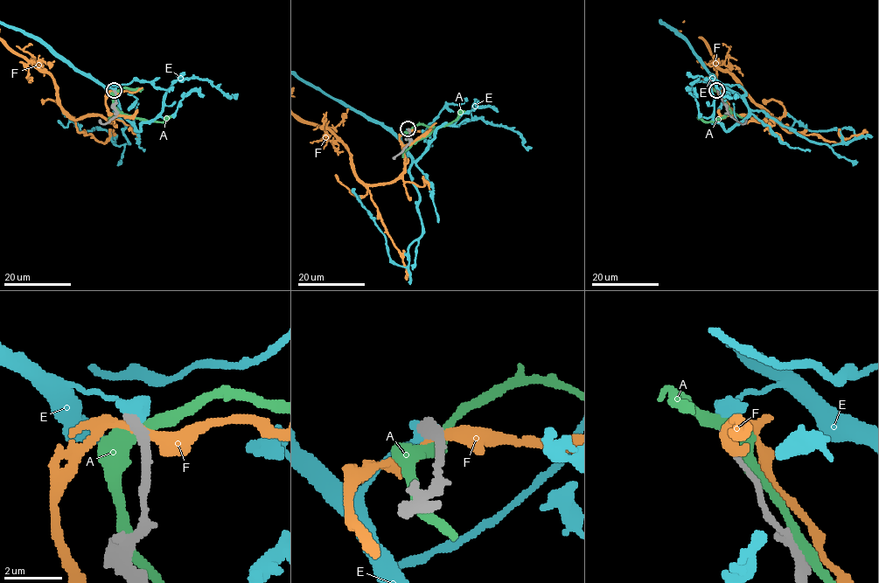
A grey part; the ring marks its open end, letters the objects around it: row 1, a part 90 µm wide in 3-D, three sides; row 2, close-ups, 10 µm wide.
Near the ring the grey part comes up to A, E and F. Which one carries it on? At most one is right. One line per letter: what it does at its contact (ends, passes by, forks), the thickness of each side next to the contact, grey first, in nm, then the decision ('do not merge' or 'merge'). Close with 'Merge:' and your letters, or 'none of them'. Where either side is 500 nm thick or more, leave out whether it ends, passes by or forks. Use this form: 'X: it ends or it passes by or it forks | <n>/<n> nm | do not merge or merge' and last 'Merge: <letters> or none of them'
A: it passes by | 400/420 nm | do not merge
E: 380/650 nm | do not merge
F: it passes by | 400/320 nm | do not merge
Merge: none of them

